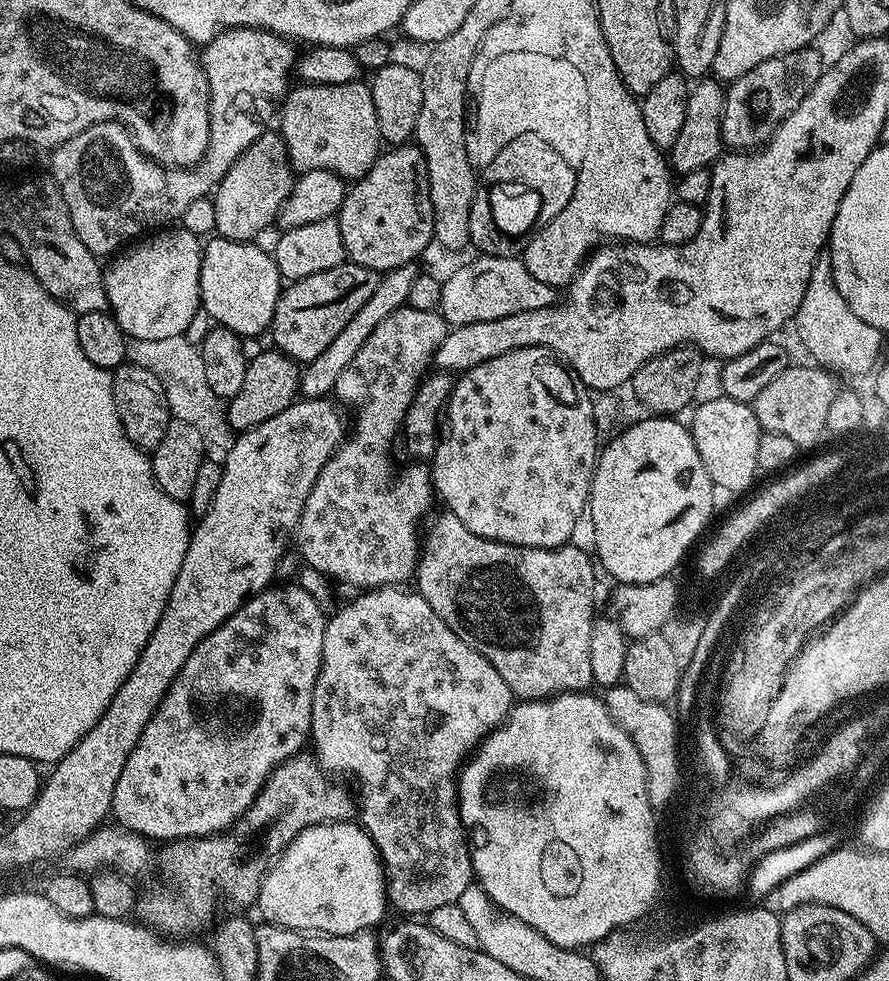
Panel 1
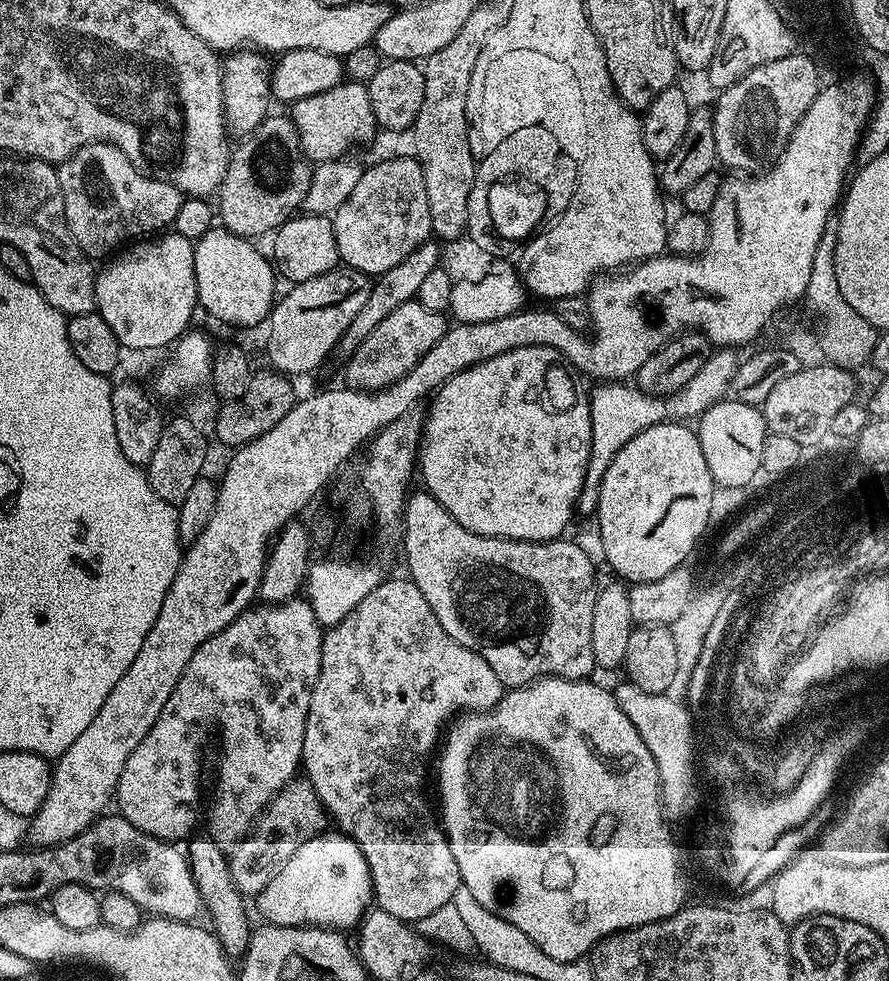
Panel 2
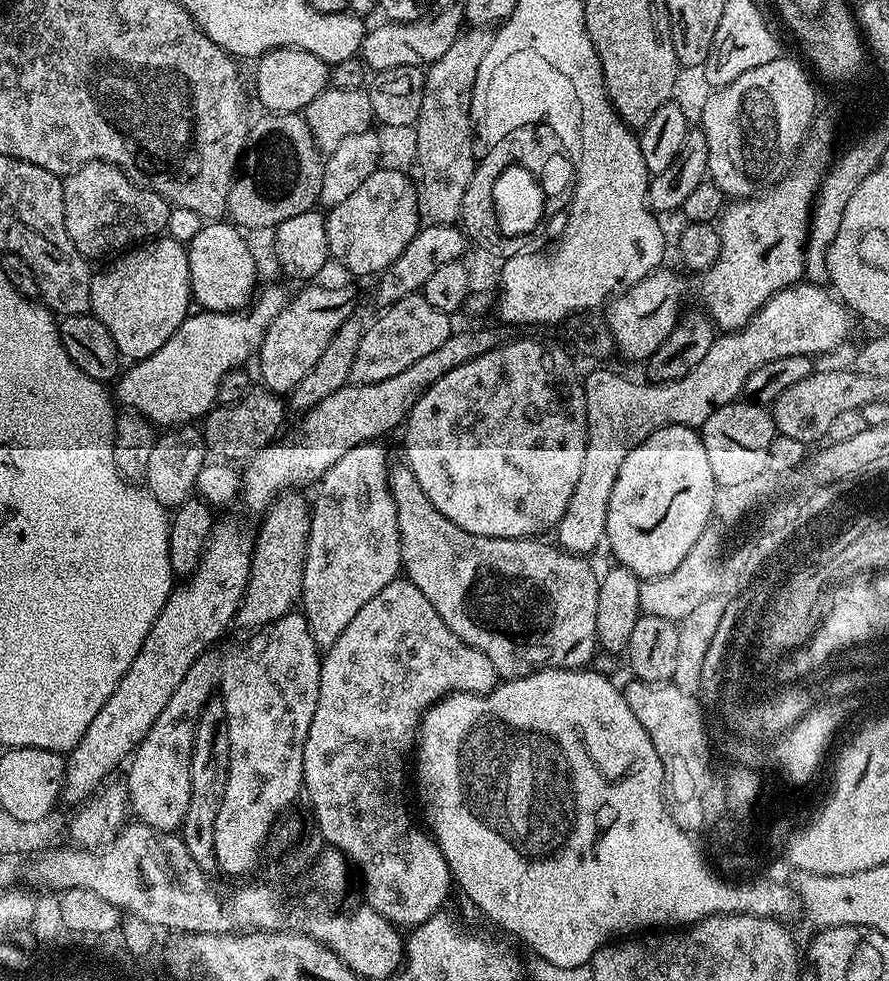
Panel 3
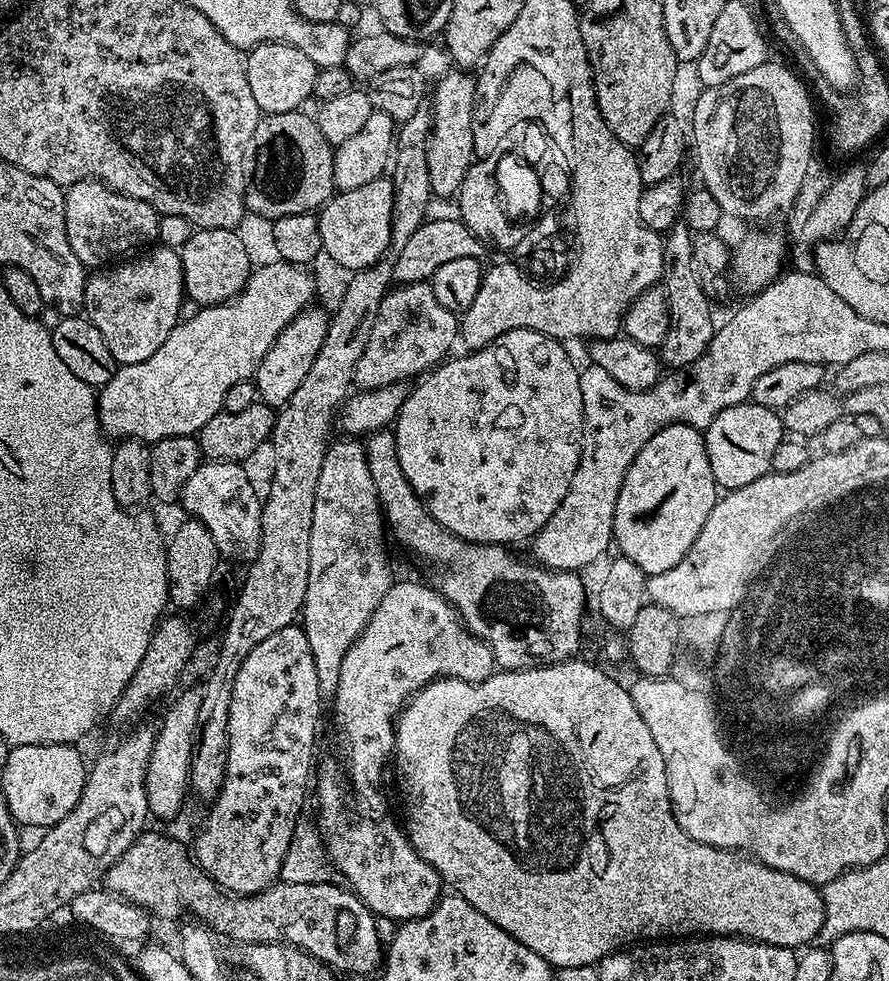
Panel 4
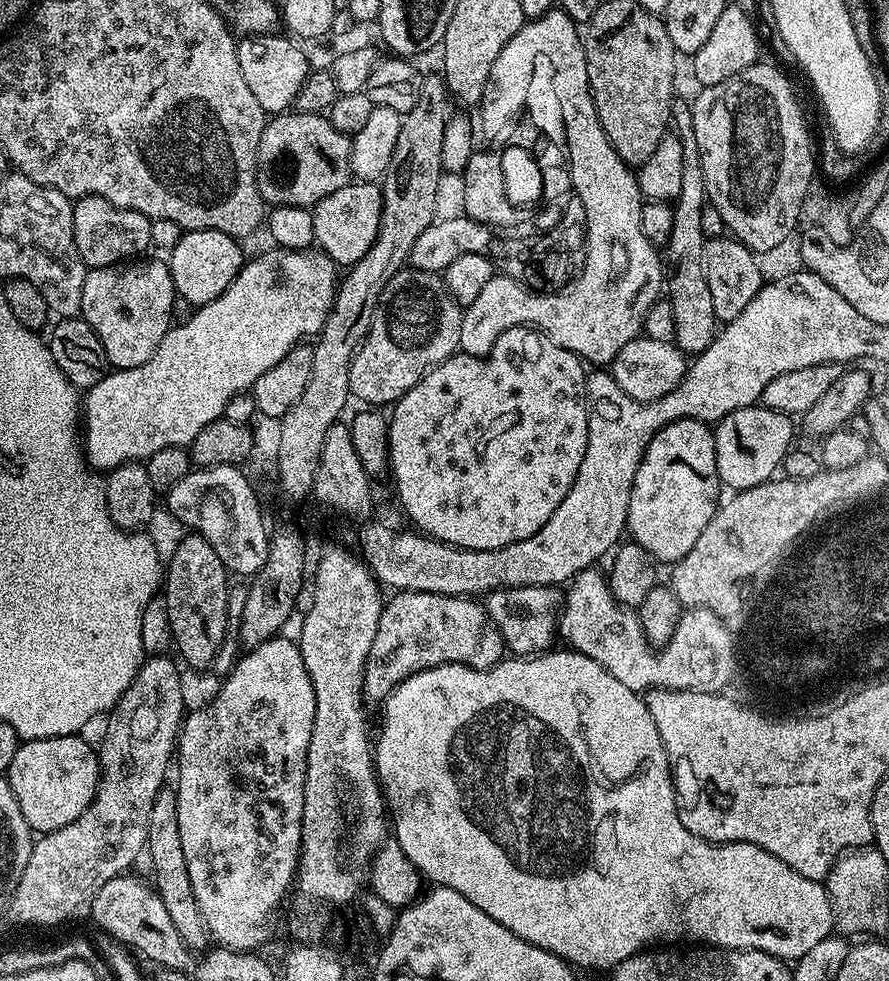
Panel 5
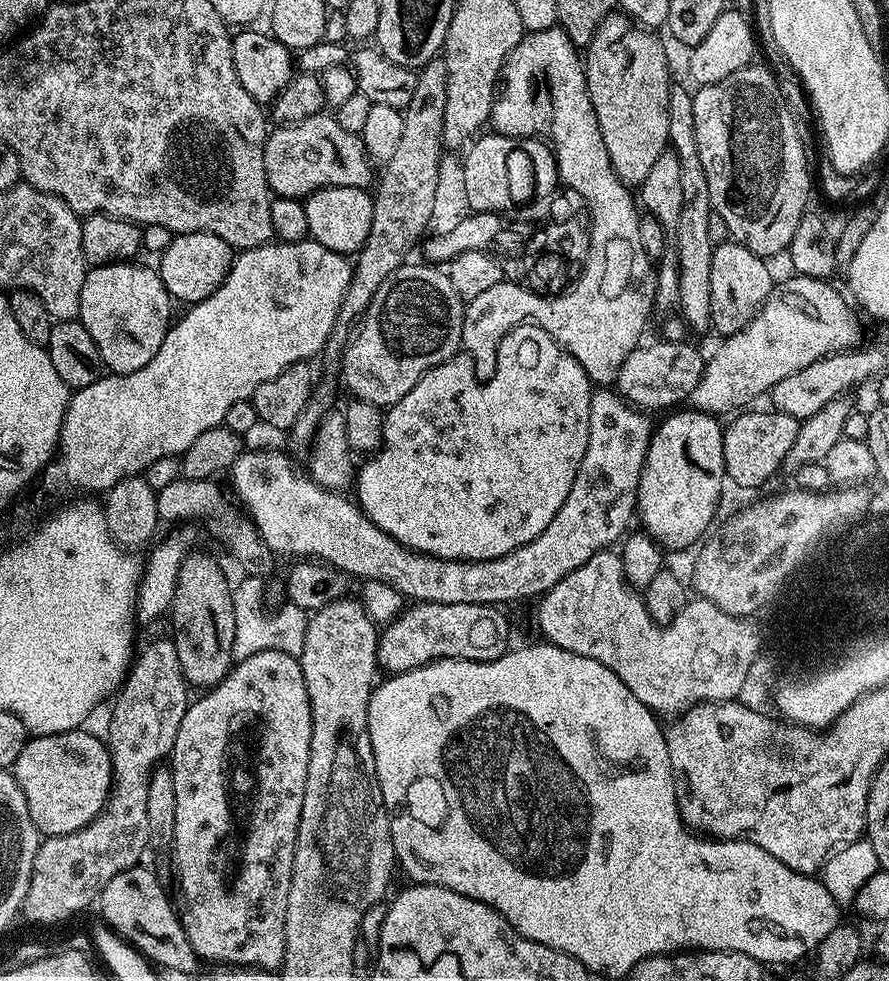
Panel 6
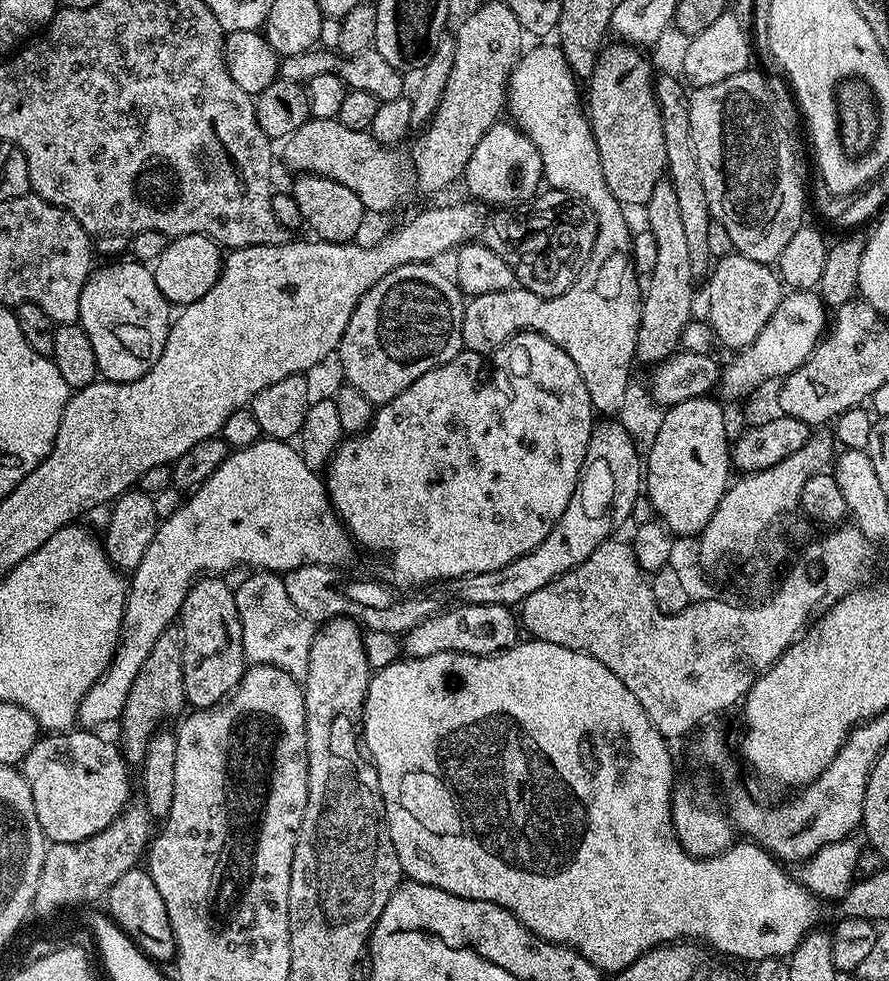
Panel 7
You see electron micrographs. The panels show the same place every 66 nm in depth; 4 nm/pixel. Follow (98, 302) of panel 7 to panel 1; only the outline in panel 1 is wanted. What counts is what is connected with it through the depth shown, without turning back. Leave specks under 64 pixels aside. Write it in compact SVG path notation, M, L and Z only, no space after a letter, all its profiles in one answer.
M168 226L129 243L107 261L109 264L103 269L106 298L112 316L124 331L125 337L133 340L150 340L183 336L188 332L187 328L191 326L196 311L199 313L202 308L200 267L203 257L201 237L190 234L190 230L183 226Z

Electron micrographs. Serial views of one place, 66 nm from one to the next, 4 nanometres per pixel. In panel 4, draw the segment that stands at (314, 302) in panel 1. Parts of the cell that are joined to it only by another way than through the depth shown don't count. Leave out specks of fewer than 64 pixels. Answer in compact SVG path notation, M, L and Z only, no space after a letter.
M309 306L299 312L288 323L286 330L278 334L270 350L266 350L266 358L262 358L262 362L256 367L254 383L257 397L273 410L279 410L286 402L290 402L294 390L298 390L298 386L302 386L302 382L306 379L306 373L314 363L318 350L322 350L330 316L327 311L324 313L322 309L316 307Z

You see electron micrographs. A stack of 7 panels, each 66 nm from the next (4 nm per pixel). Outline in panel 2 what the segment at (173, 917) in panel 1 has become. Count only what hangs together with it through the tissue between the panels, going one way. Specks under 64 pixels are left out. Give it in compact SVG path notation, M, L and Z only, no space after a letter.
M294 778L290 783L274 797L270 803L264 807L264 811L256 818L255 824L252 825L247 836L242 841L244 847L244 860L231 861L232 877L238 886L241 896L245 898L259 897L262 890L266 890L266 886L276 876L276 872L281 866L288 861L290 854L294 854L294 850L298 850L298 846L302 846L302 842L310 842L310 838L321 835L329 827L330 817L325 812L322 802L318 798L318 794L314 794L314 790L308 785L307 779Z

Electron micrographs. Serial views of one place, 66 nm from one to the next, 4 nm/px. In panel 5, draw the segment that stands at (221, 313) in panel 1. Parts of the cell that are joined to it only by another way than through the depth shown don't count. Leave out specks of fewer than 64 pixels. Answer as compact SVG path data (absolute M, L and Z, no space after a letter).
M194 230L185 231L181 235L178 246L174 246L172 252L167 253L166 263L172 281L176 287L176 295L191 306L209 304L220 297L228 289L230 282L244 267L246 255L242 249L241 241L236 240L230 234L222 234L222 230Z

